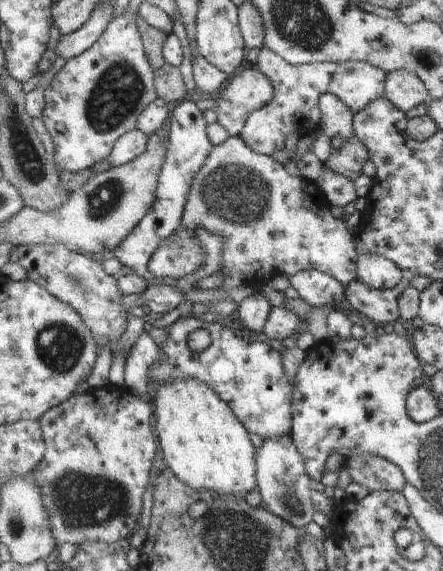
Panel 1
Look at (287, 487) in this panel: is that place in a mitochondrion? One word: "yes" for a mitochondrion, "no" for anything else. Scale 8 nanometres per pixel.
yes

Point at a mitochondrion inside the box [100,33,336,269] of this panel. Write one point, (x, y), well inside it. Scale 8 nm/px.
(235, 193)

